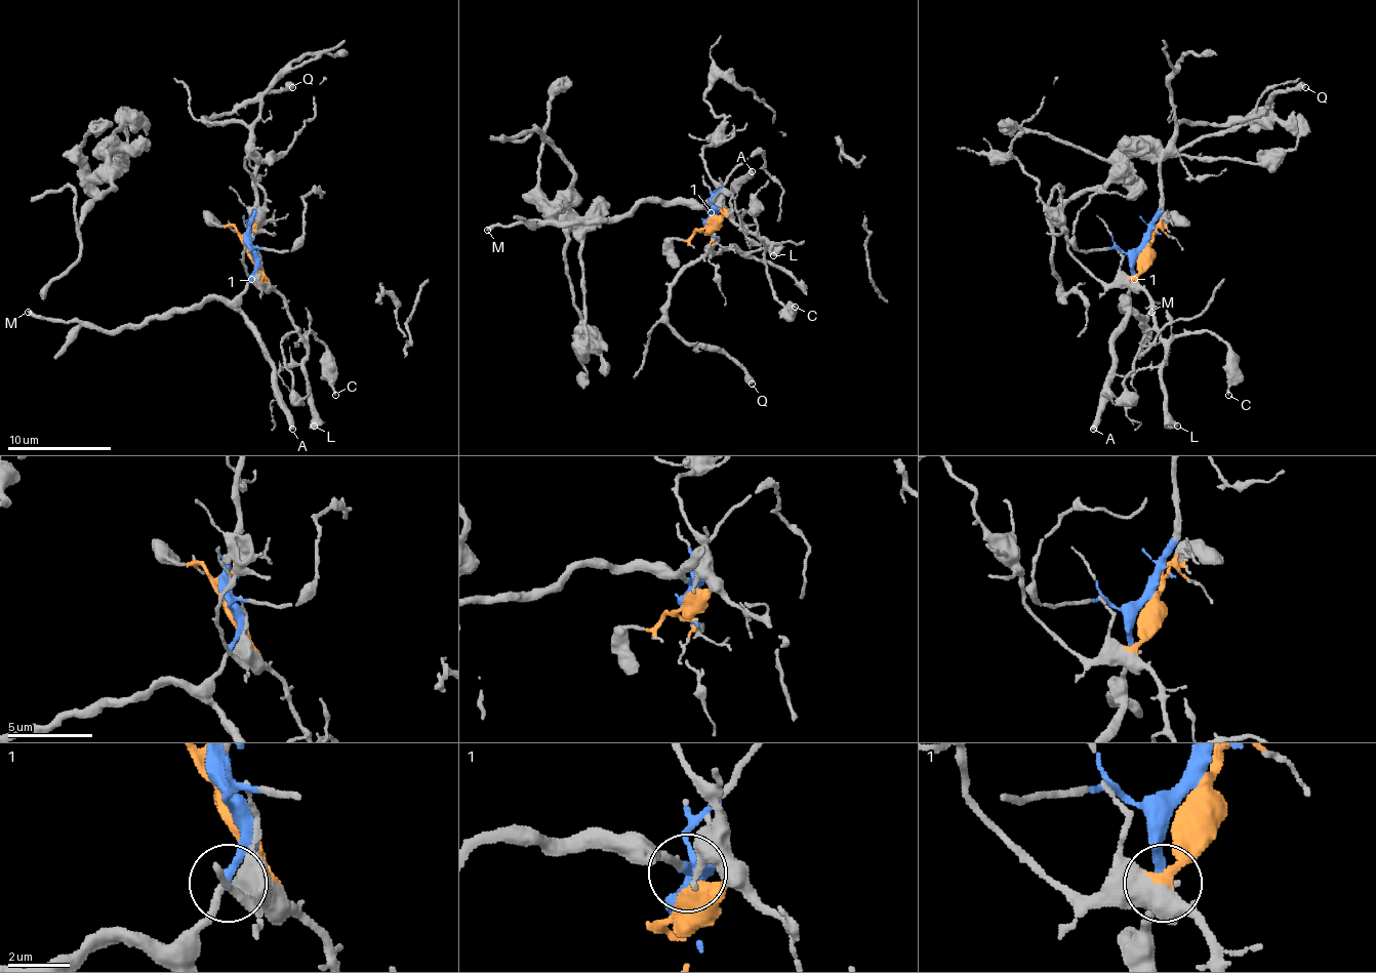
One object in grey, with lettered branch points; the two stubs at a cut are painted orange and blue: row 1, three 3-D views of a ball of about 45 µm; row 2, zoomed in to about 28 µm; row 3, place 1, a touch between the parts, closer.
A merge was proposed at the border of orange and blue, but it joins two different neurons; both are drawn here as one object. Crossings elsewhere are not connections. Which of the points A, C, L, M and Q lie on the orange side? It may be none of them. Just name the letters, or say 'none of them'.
C, L

